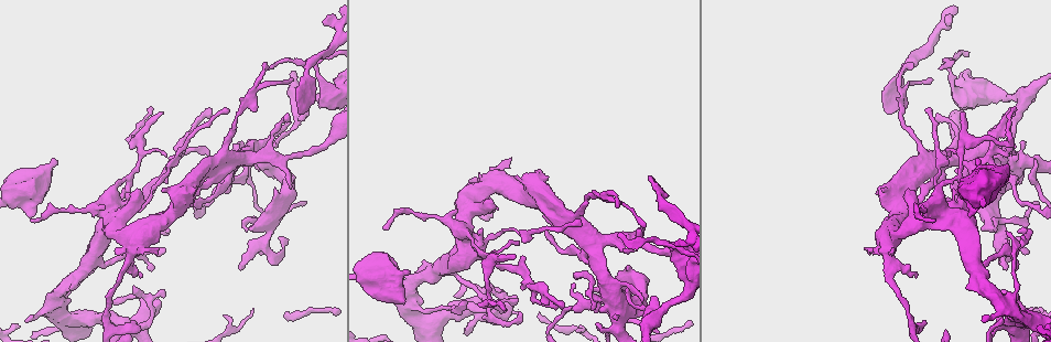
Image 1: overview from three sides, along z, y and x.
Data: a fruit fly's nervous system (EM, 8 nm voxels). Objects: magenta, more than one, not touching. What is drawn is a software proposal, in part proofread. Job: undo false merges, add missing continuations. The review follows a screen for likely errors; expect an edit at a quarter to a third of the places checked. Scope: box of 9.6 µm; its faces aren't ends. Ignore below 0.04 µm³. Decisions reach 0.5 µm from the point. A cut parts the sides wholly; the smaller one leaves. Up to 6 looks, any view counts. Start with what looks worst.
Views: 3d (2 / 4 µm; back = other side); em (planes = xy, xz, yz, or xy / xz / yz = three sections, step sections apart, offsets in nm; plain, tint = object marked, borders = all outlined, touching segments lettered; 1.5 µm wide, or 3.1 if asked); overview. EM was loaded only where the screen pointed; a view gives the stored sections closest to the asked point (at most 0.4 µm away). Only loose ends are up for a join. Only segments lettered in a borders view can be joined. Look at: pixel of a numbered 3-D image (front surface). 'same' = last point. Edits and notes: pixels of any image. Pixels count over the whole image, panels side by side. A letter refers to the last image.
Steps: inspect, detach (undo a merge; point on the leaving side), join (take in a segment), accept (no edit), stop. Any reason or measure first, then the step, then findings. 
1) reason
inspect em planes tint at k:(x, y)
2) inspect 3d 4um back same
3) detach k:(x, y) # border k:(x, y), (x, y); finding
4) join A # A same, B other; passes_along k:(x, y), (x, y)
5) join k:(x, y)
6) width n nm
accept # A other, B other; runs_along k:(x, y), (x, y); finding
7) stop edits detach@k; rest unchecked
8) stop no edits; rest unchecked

thick end
inspect 3d 2um at 1:(888, 254)

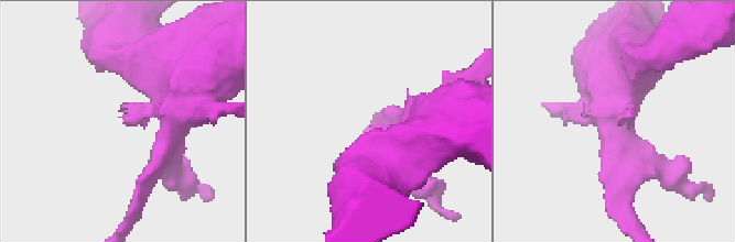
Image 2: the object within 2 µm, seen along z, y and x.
shape alone is not enough
inspect em planes borders at 2:(618, 123)

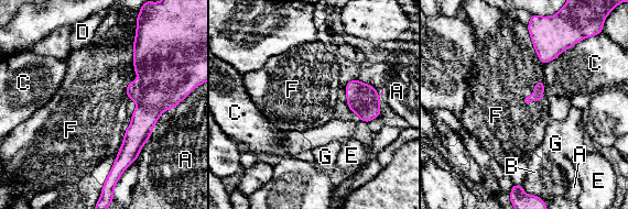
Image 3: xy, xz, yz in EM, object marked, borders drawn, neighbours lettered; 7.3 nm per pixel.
longest_contact C 280 nm
accept # A other, B other, C other, D other, E other, F other, G other; no lettered segment goes on from it

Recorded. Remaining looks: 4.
an open end
inspect 3d 4um back at 1:(951, 15)

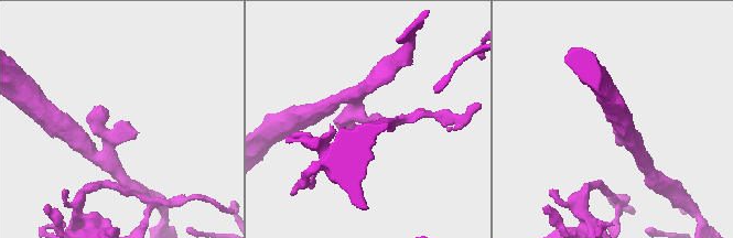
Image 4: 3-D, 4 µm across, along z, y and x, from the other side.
inspect em xy step 8 borders at 4:(368, 120)

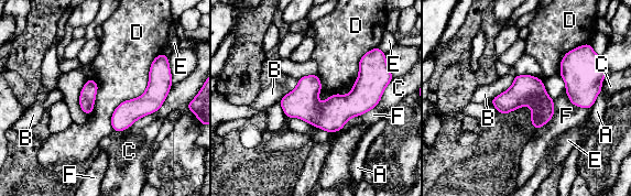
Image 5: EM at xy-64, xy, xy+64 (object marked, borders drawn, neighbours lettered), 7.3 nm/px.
inspect em planes borders same

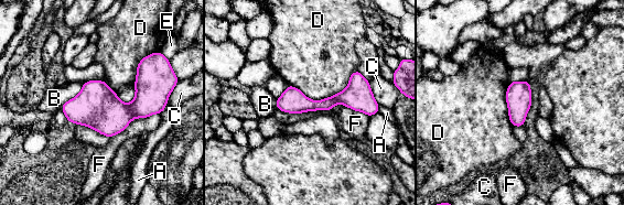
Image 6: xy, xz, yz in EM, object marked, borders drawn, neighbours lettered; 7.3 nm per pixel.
width 180 nm
accept # A other, B other, C other, D other, E other, F other; border 6:(357, 68), (318, 100), (288, 85); none of them fits

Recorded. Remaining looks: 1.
branch stops here
inspect em planes borders at 1:(923, 325)

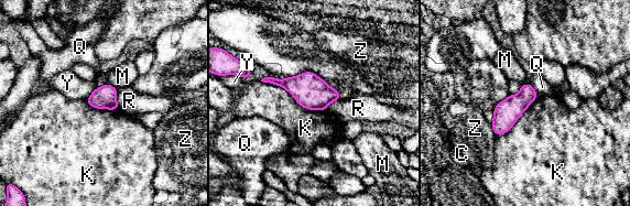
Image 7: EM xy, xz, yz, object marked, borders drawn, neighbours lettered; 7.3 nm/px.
width 170 nm
accept # C other, K other, M other, Q other, R other, Y other, Z other; border 7:(260, 80), (326, 109); none of them fits

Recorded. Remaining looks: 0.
stop no edits; rest unchecked

